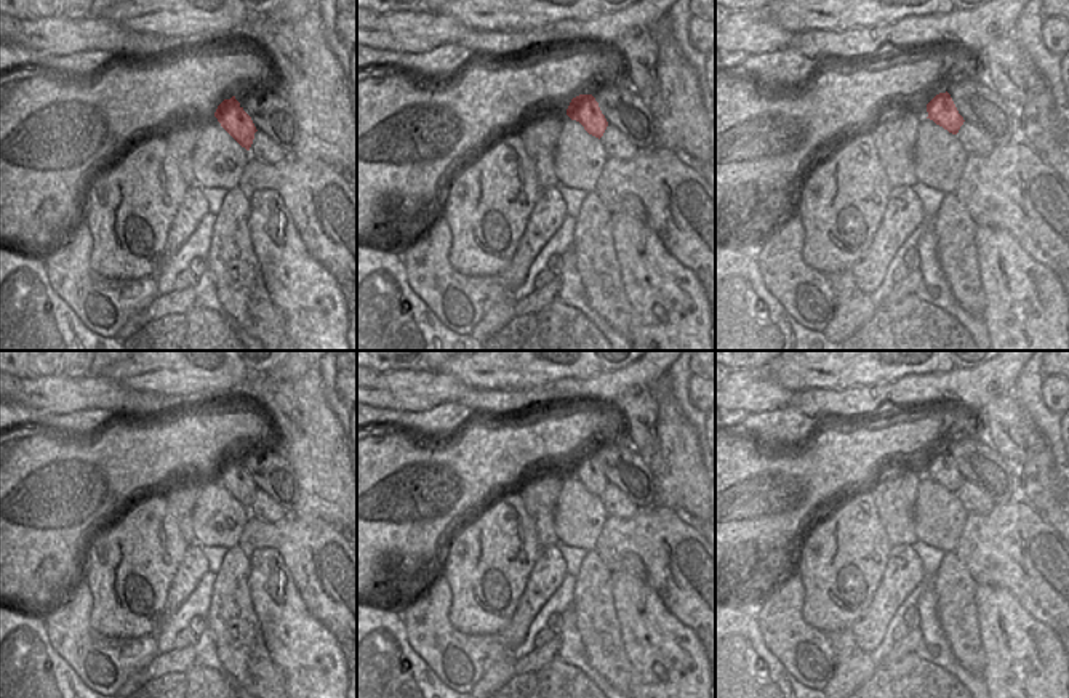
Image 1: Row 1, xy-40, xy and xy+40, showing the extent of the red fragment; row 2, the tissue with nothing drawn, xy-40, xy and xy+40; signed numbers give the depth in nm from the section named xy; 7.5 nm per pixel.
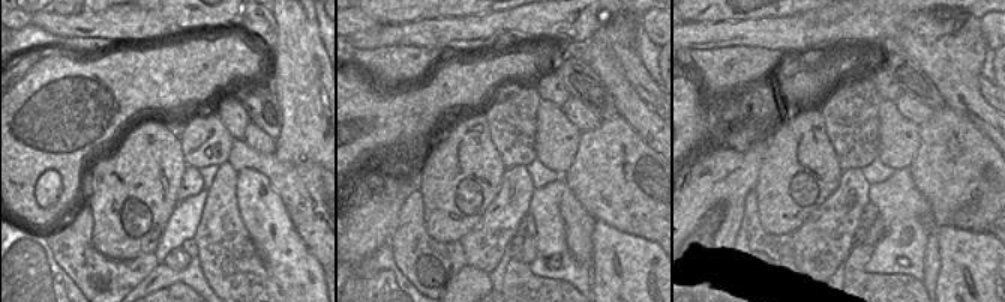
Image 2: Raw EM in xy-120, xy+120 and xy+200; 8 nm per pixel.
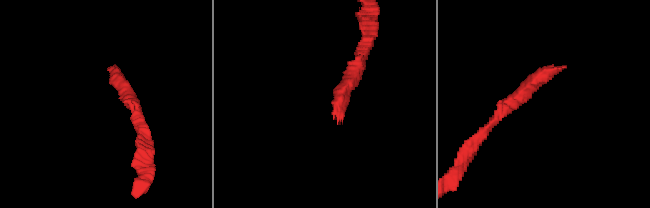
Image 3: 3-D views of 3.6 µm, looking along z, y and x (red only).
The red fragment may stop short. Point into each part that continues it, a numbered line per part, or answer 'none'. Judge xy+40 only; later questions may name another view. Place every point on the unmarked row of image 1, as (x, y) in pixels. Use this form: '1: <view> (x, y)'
1: xy+40 (893, 497)

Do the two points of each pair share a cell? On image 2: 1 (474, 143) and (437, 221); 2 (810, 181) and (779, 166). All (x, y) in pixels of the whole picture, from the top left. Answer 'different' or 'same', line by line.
1: same
2: same

